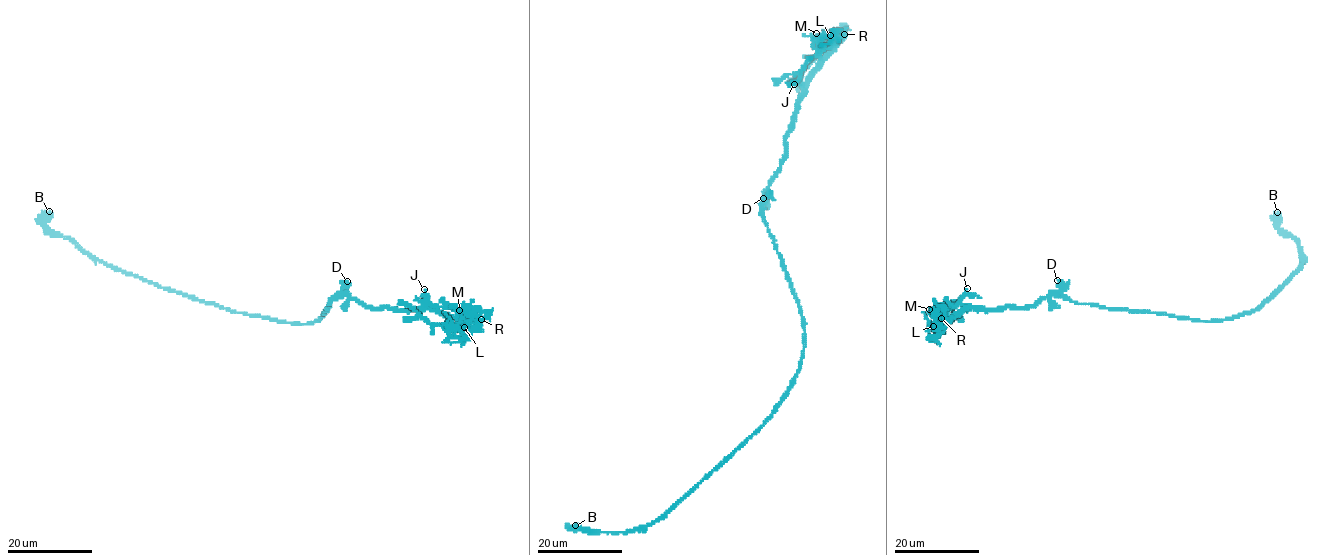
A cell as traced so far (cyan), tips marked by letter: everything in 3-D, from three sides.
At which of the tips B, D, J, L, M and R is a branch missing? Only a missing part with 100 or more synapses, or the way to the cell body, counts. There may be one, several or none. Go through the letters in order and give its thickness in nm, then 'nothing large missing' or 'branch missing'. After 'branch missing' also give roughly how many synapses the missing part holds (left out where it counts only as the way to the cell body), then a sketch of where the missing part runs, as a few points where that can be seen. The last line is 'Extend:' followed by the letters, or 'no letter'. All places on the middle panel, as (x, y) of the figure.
B: 550 nm thick; nothing large missing
D: 280 nm thick; nothing large missing
J: 140 nm thick; nothing large missing
L: 100 nm thick; nothing large missing
M: 140 nm thick; nothing large missing
R: 140 nm thick; branch missing
Extend: R

